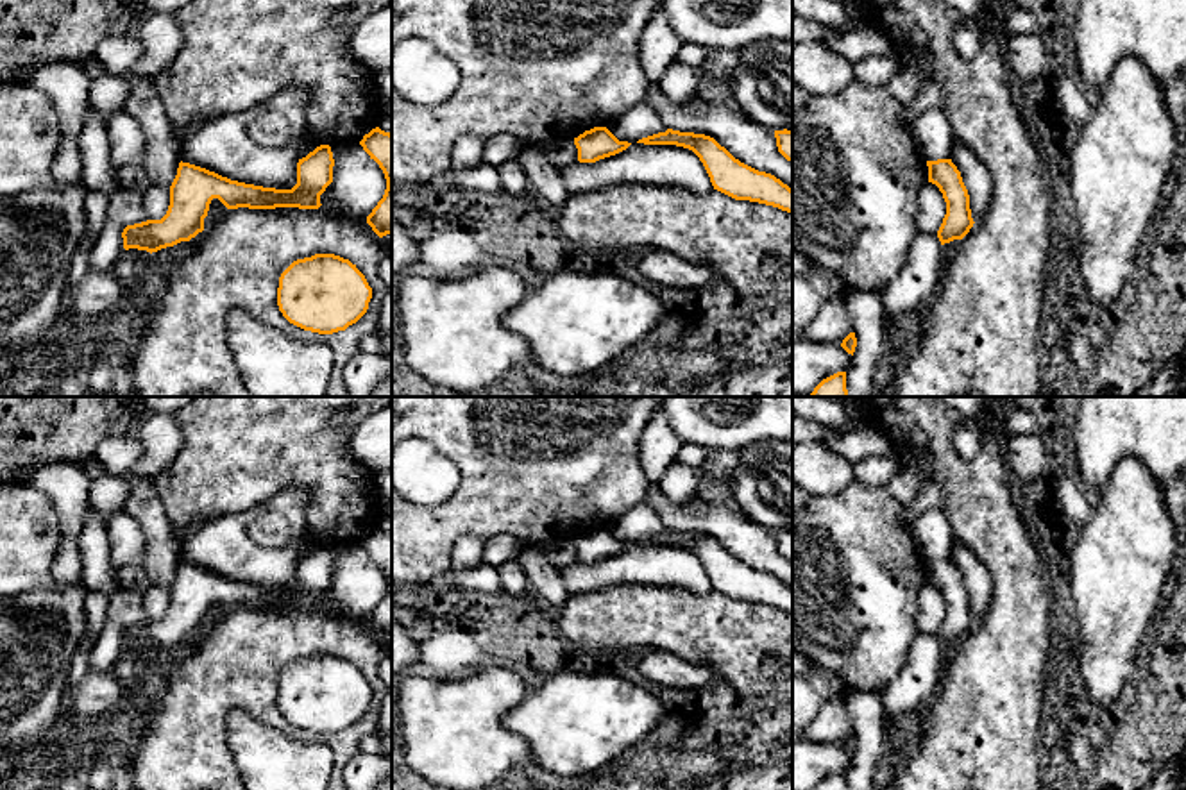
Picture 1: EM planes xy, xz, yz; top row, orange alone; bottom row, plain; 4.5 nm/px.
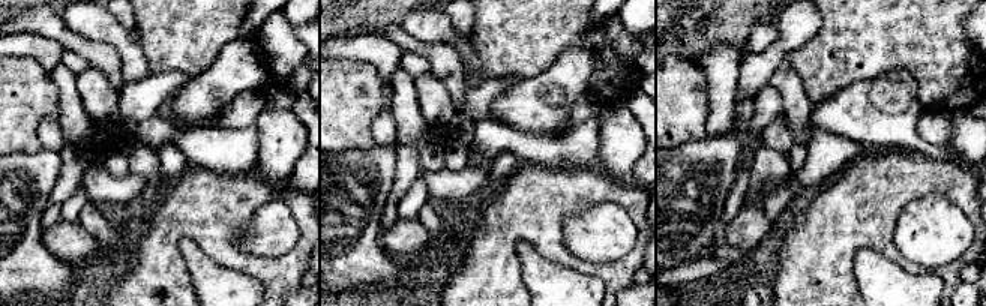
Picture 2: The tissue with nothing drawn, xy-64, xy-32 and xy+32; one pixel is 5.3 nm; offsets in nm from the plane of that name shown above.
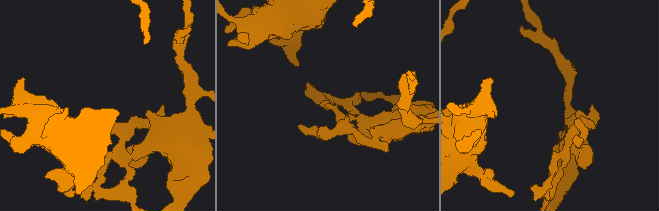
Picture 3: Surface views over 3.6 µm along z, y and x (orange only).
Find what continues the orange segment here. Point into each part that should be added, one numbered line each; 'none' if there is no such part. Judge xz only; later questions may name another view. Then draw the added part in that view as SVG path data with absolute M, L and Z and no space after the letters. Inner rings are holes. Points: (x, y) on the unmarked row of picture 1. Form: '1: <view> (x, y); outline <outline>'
none

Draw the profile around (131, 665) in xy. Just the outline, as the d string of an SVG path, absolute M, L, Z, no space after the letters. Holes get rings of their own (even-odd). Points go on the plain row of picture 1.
M129 649L118 658L113 667L116 679L123 685L123 688L131 688L147 670L147 660L150 652Z

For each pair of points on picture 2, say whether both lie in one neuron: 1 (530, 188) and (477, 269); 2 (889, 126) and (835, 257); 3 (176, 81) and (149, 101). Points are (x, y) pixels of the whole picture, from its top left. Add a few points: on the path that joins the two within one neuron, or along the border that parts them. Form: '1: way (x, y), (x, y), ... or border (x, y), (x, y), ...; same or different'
1: way (518, 207), (489, 237), (488, 249); same
2: border (880, 146), (910, 150), (916, 155); different
3: way (170, 83), (155, 95); same

